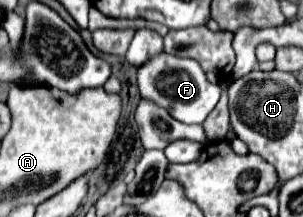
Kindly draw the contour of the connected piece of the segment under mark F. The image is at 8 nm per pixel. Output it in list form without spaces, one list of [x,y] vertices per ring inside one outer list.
[[[160,53],[138,69],[138,89],[142,99],[164,107],[180,123],[204,123],[206,115],[210,115],[220,99],[220,83],[210,83],[194,59],[174,57],[166,53]]]

